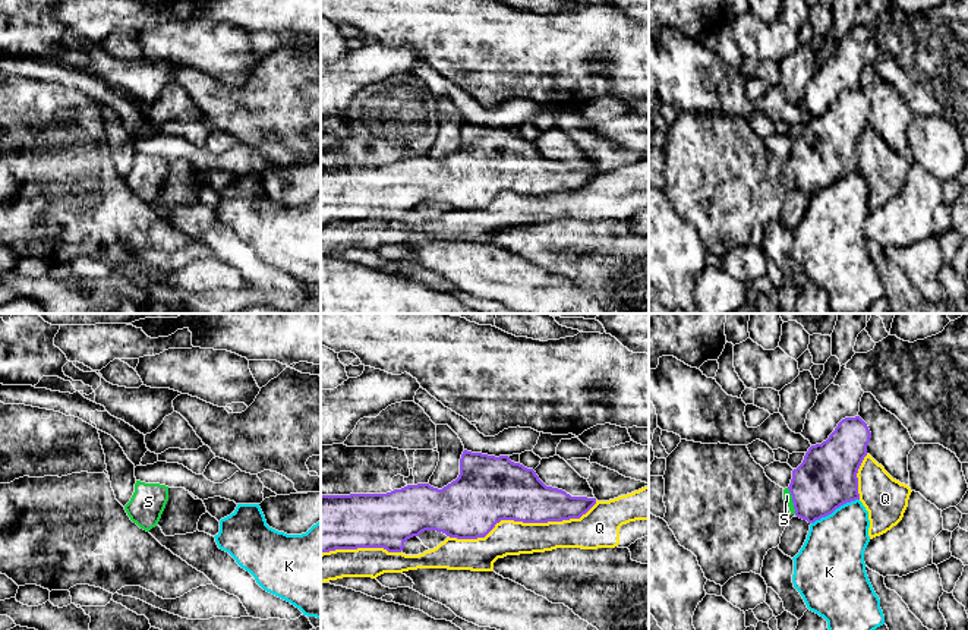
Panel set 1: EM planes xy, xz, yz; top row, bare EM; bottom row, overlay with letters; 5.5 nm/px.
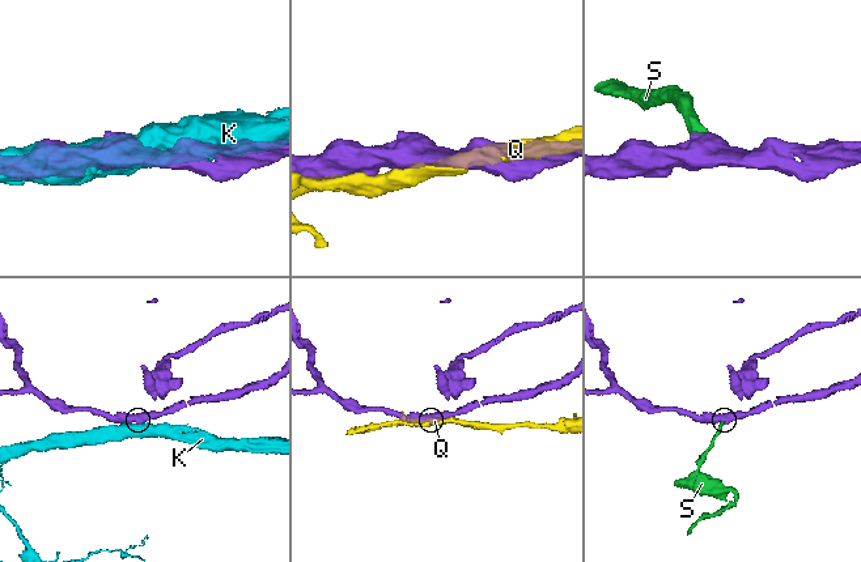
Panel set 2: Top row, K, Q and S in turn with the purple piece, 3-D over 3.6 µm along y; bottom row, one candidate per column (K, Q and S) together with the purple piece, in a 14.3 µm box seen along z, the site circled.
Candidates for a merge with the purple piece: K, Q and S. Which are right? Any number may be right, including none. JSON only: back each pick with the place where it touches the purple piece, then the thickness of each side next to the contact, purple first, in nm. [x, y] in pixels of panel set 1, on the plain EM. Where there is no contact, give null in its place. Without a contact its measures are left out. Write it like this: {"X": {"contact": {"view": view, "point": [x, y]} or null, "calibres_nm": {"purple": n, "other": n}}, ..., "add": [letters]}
{"S": {"contact": {"view": "yz", "point": [792, 173]}, "calibres_nm": {"purple": 320, "other": 50}}, "add": ["S"]}

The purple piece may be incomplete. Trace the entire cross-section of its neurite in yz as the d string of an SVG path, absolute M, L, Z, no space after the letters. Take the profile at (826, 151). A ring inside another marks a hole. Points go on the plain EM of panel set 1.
M855 88L842 91L826 113L811 117L783 161L791 186L814 195L860 171L857 145L870 110L867 95Z

